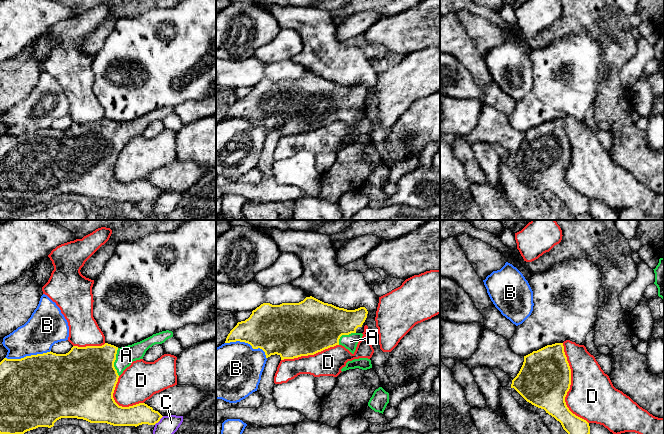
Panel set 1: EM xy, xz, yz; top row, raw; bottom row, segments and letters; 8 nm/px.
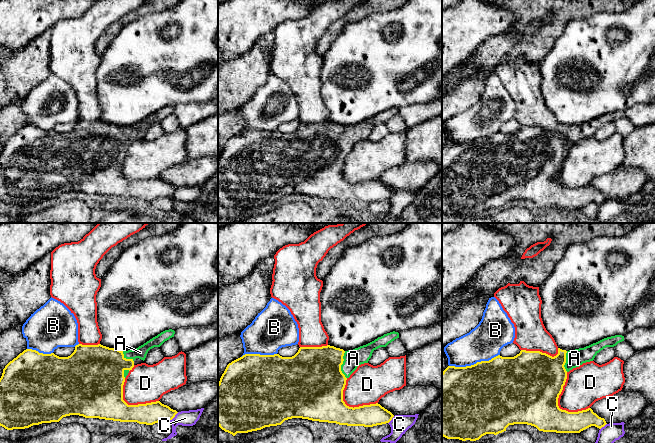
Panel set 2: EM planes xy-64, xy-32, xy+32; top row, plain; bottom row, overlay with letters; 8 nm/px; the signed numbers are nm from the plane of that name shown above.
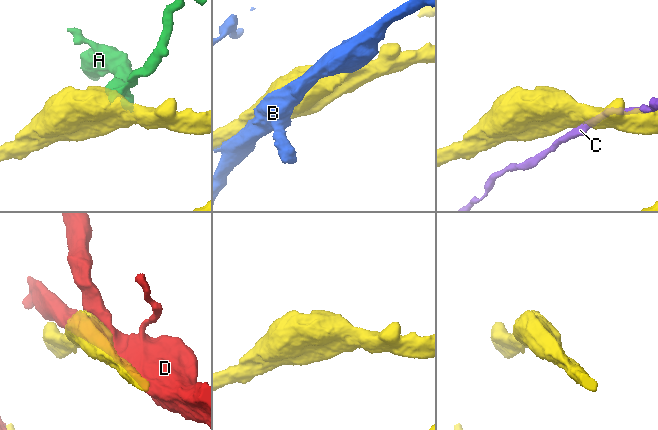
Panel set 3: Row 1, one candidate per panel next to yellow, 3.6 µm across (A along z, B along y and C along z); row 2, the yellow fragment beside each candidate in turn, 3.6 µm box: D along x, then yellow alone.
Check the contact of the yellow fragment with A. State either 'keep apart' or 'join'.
join

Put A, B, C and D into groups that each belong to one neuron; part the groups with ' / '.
A / B / C / D

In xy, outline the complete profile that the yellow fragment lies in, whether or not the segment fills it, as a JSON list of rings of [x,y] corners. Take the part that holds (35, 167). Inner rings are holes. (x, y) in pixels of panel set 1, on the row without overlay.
[[[166,106],[121,124],[105,119],[102,122],[73,122],[66,130],[50,127],[21,135],[4,134],[0,138],[0,210],[23,211],[38,203],[51,204],[61,194],[113,202],[155,201],[163,193],[158,187],[145,179],[119,182],[113,169],[119,152],[133,137],[143,135],[150,123],[171,113],[173,108]]]

